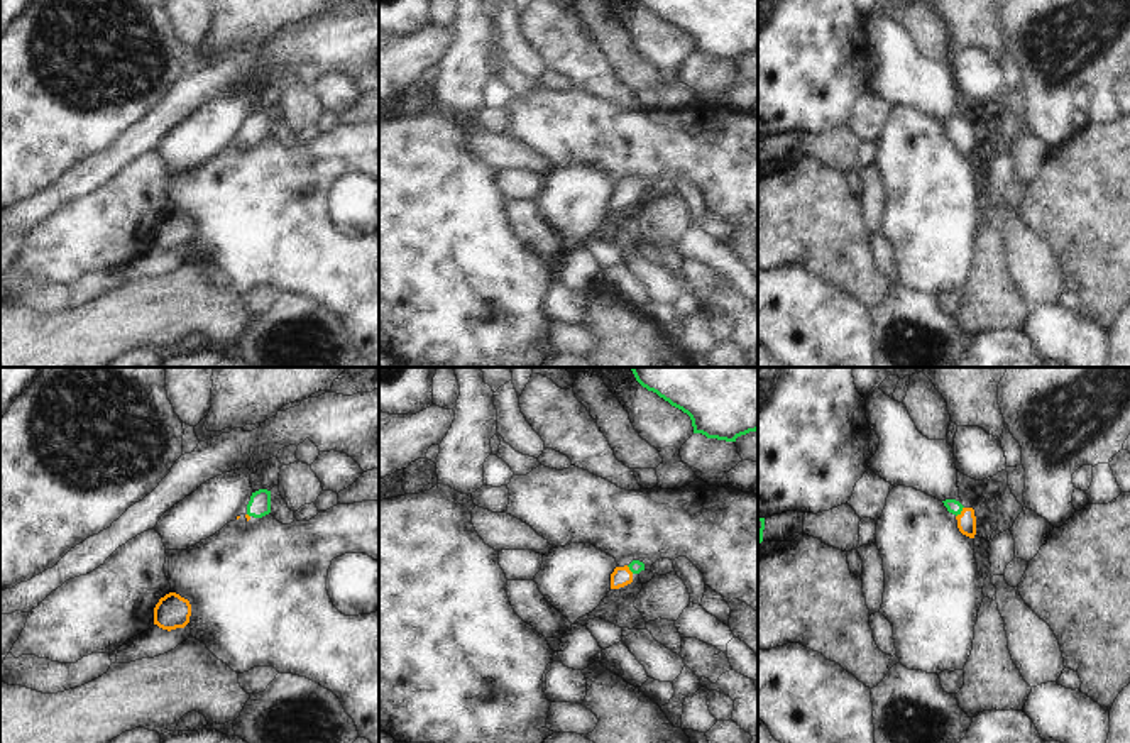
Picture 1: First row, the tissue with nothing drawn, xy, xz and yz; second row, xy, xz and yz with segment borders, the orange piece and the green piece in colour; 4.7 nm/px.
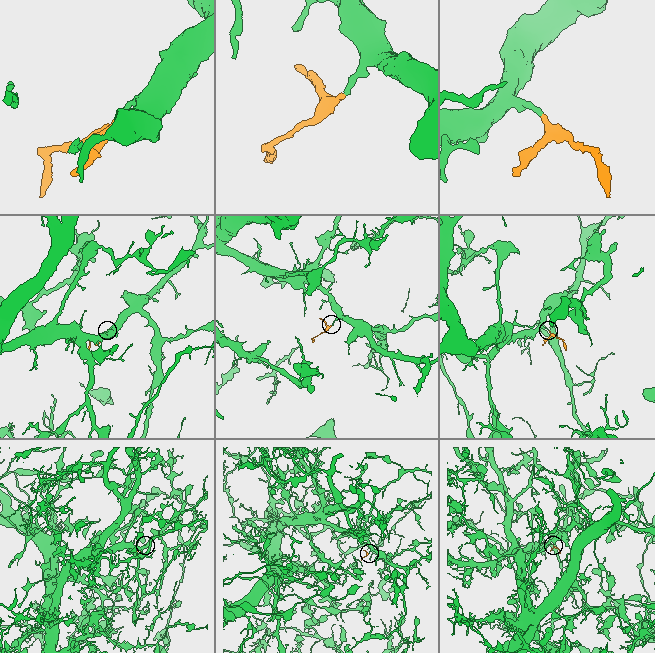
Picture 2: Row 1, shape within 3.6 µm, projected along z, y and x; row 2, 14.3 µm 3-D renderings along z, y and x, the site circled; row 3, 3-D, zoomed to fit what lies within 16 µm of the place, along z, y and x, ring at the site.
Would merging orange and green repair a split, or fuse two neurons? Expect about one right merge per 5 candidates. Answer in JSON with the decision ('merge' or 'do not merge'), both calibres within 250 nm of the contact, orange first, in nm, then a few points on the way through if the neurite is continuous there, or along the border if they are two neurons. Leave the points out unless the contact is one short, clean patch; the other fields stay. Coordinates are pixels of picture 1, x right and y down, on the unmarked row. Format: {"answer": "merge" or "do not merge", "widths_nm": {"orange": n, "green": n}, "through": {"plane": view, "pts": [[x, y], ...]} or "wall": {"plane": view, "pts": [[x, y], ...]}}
{"answer": "merge", "widths_nm": {"orange": 100, "green": 70}, "through": {"plane": "yz", "pts": [[966, 143], [961, 132], [953, 127]]}}

